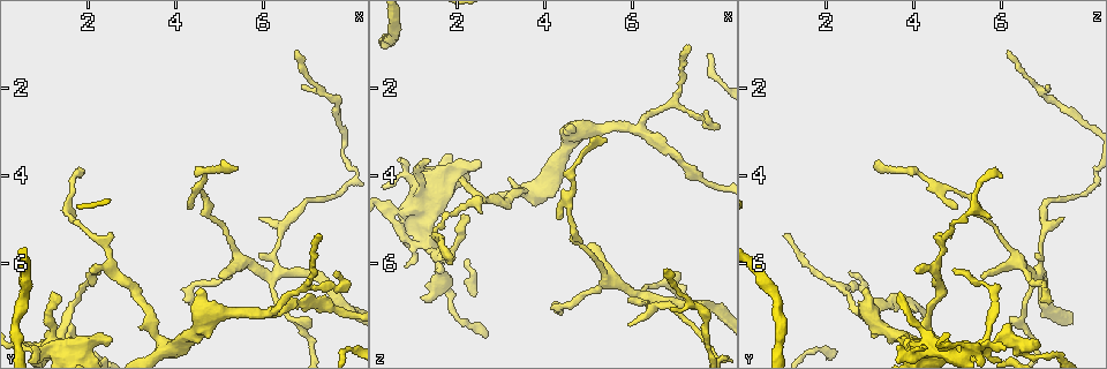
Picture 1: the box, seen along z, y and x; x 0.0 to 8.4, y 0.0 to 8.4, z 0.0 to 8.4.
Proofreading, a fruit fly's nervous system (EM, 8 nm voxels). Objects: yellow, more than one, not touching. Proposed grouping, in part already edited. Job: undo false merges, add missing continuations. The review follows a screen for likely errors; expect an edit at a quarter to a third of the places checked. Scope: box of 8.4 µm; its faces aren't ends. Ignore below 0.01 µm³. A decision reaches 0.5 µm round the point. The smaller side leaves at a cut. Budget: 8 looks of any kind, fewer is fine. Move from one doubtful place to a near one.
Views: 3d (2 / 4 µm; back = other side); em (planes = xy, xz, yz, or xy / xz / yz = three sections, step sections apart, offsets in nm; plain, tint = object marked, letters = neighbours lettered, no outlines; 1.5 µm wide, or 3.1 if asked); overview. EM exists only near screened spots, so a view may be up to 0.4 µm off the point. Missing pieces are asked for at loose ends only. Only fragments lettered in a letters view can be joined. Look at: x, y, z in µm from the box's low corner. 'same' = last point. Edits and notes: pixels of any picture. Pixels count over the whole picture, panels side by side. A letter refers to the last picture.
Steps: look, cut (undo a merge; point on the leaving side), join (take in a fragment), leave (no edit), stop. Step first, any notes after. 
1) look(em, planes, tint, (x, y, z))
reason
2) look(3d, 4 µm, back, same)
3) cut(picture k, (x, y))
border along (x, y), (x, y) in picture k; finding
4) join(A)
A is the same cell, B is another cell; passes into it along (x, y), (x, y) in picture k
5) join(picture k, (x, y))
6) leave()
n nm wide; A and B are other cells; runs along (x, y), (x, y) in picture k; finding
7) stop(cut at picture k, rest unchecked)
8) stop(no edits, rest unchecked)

look(em, planes, letters, (0.85, 7.95, 6.05))
branch stops here

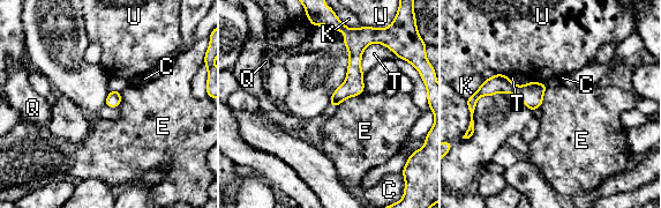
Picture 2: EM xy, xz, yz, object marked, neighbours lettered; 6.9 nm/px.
leave()
T touches over 240 nm; C, E, K, Q, T and U are other cells; border along (365, 91), (345, 98), (335, 108) in picture 2; no lettered fragment goes on from it

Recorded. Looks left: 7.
look(3d, 2 µm, (5.40, 3.85, 3.15))
free end

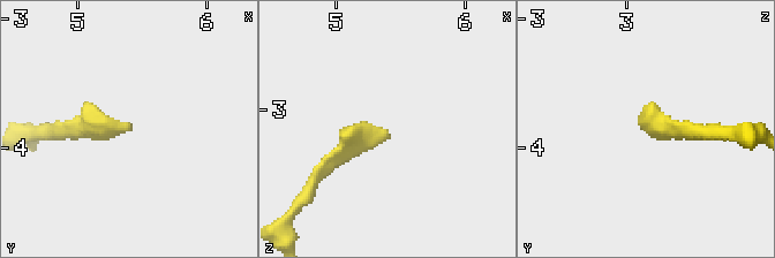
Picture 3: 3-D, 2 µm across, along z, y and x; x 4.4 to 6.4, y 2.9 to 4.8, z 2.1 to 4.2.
look(em, planes, letters, (5.40, 3.80, 3.14))
need the tissue

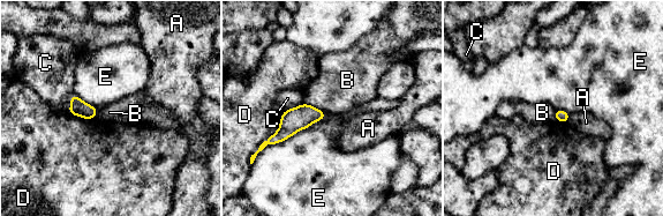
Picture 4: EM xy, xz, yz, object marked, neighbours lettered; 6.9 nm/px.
leave()
A, B, C, D and E are other cells; none of them fits

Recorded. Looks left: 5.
look(3d, 4 µm, (7.25, 5.35, 1.00))

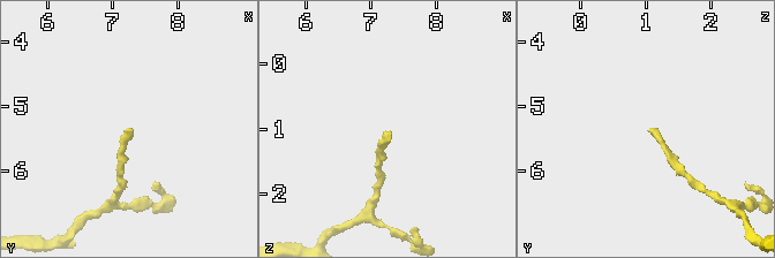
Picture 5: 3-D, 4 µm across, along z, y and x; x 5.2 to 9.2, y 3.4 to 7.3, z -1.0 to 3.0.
look(em, planes, plain, (7.30, 5.35, 1.05))
need the tissue

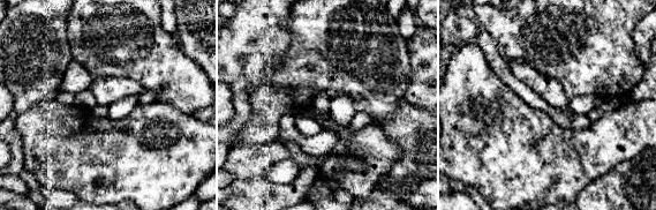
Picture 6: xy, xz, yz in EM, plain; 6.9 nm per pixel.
look(em, planes, letters, same)

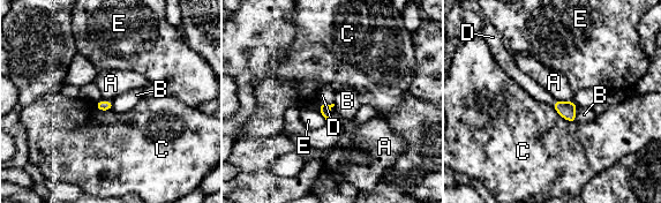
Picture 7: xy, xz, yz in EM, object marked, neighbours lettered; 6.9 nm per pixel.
join(D)
D is the same cell, A, B, C and E are other cells; passes into it along (324, 110), (328, 104), (325, 94) in picture 7; the neuron continues

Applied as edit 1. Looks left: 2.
stop(join at picture 7, rest unchecked)

